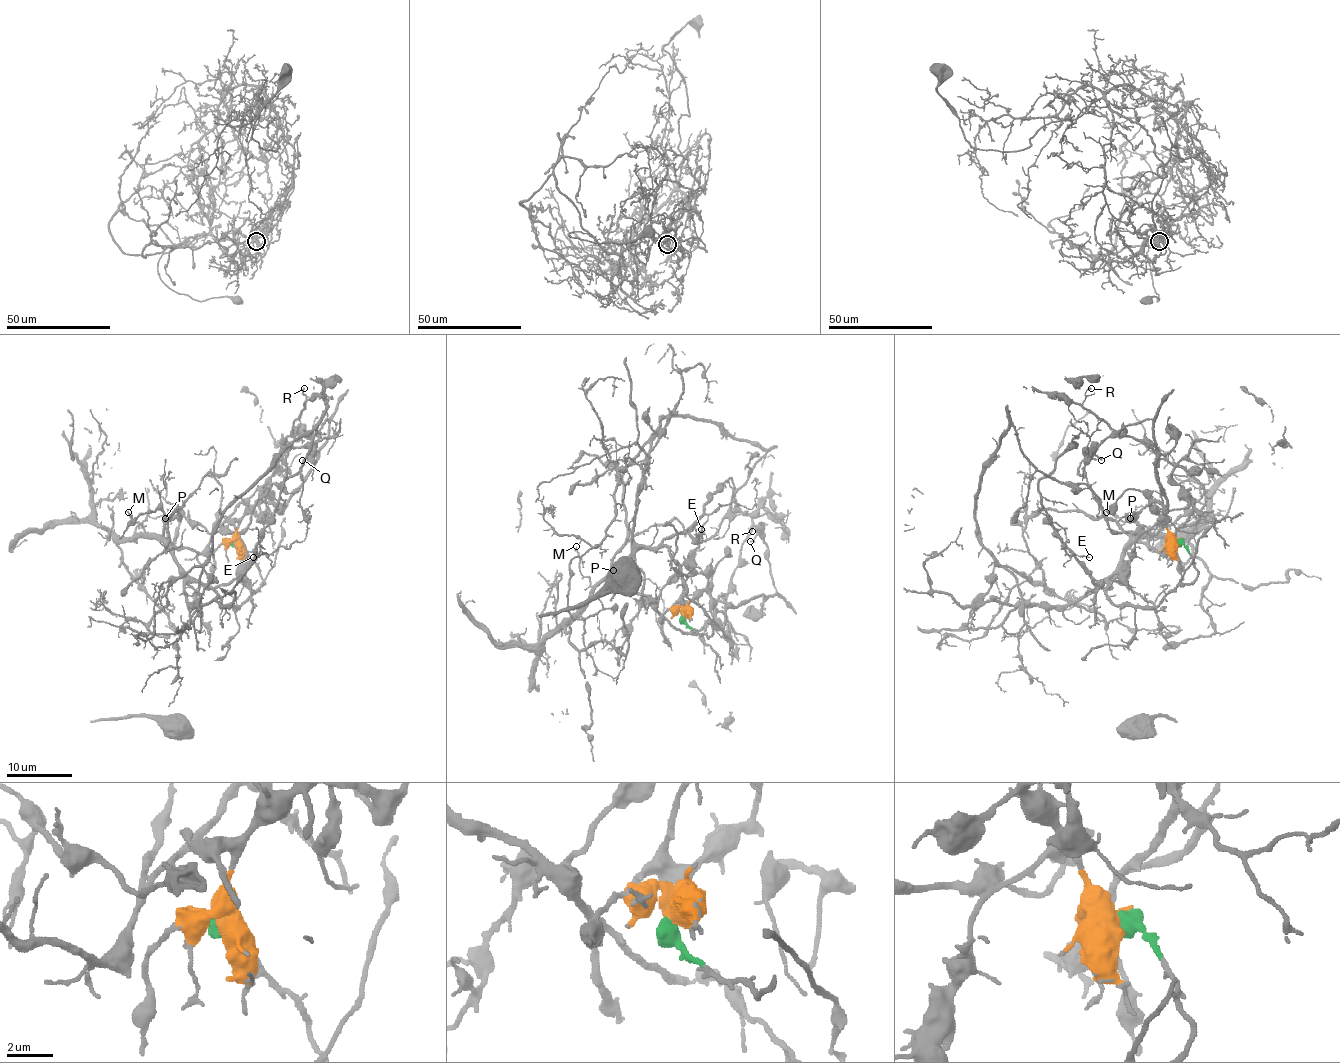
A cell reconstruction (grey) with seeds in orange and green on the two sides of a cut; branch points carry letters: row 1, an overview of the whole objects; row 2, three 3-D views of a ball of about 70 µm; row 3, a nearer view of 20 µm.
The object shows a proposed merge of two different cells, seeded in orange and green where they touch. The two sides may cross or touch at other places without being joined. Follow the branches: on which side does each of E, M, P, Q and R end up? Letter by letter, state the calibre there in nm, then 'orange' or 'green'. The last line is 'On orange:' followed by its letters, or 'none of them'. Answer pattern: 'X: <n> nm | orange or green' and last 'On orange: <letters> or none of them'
E: 100 nm | green
M: 140 nm | green
P: 180 nm | green
Q: 160 nm | orange
R: 130 nm | orange
On orange: Q, R

